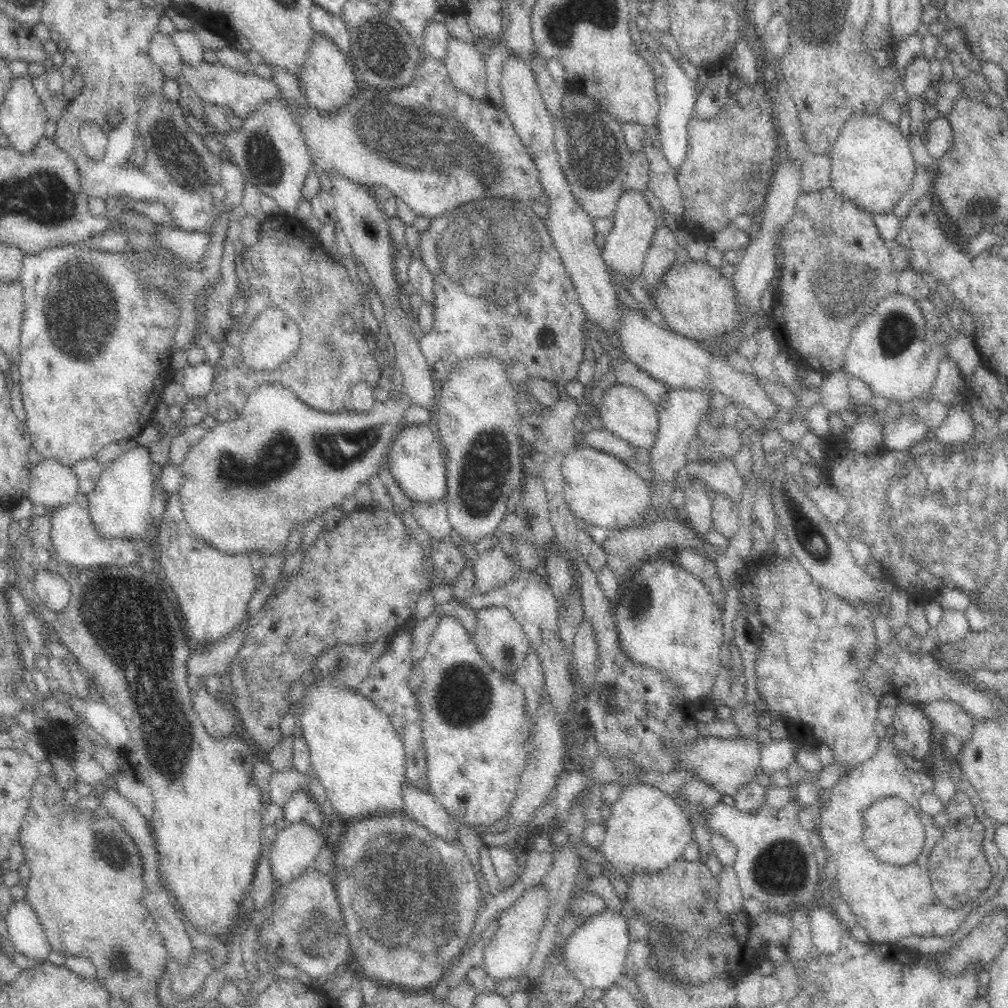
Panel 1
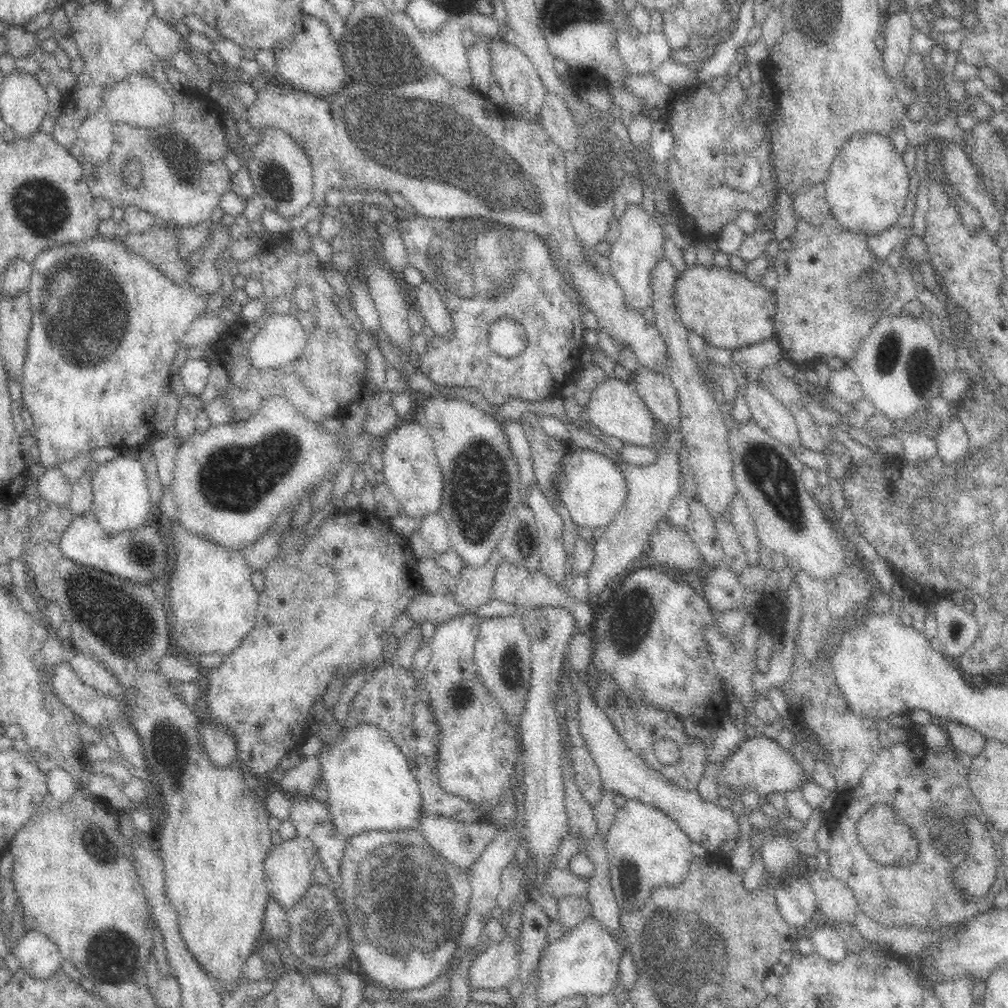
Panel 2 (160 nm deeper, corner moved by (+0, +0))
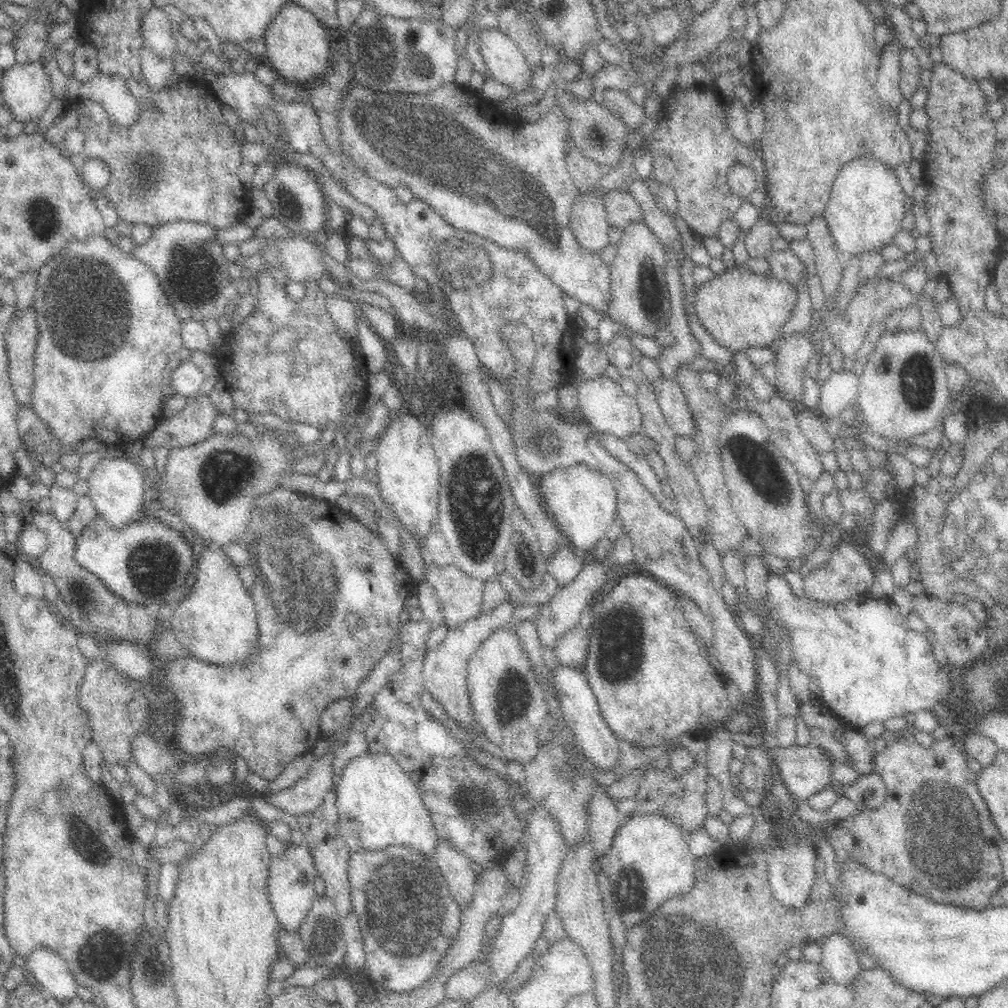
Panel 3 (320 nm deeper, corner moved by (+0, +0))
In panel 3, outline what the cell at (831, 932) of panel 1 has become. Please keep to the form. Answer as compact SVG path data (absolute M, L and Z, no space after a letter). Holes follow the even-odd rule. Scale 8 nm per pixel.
M834 933L825 937L820 946L821 965L832 981L844 987L853 985L863 968L848 938L844 938L840 933Z

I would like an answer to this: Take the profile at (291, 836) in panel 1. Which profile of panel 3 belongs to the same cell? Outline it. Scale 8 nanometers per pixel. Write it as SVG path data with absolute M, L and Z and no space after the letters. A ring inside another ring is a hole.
M292 844L279 857L271 859L269 866L269 877L267 889L269 890L269 899L276 920L282 930L299 934L300 927L305 921L307 914L314 904L315 891L314 882L316 882L316 869L314 868L311 852L305 844Z

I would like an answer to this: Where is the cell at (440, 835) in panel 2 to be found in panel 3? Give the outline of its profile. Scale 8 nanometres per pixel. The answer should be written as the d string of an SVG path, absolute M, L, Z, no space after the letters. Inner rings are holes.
M437 841L436 852L433 862L438 867L440 875L444 877L444 883L455 904L464 913L472 906L473 894L475 891L476 877L472 872L472 863L468 857L458 853L450 847L448 841Z

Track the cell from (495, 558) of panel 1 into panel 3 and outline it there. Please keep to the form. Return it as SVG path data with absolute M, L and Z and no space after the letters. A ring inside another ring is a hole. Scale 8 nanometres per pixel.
M431 564L429 567L430 570L425 570L425 578L434 586L436 596L441 602L443 625L448 630L454 630L454 628L460 628L466 622L476 619L481 614L480 608L485 584L480 580L470 578L455 564L447 566L444 569L438 568L434 564Z

